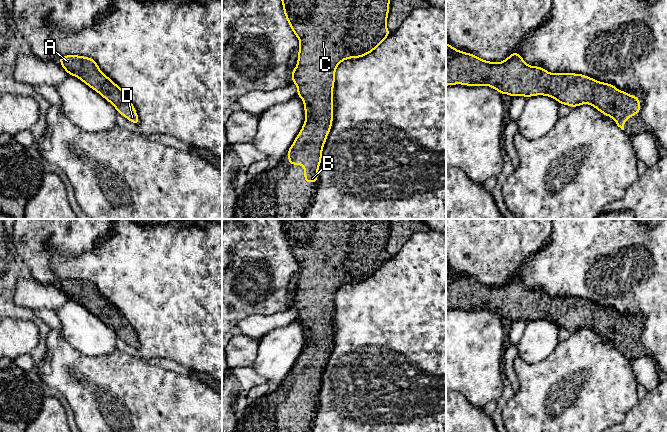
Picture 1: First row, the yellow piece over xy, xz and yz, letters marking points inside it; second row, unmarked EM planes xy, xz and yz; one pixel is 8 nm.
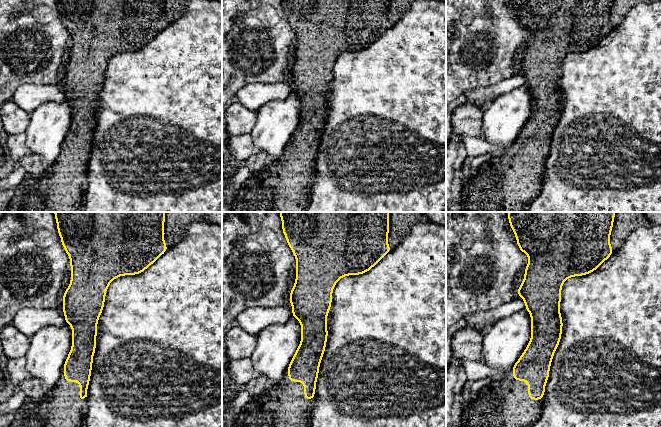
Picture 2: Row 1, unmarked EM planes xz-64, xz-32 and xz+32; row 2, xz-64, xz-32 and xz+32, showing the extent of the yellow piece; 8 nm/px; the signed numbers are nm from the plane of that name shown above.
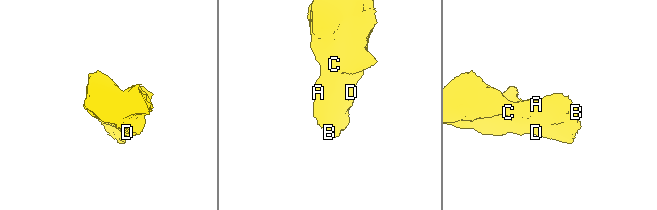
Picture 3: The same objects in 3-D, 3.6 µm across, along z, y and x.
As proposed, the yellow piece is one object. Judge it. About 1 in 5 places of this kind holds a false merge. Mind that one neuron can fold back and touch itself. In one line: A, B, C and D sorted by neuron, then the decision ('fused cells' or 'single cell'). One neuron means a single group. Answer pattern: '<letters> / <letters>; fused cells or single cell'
A B C D; single cell

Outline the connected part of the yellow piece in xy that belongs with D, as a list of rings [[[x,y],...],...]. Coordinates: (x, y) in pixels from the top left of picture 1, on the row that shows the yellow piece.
[[[64,55],[58,60],[68,75],[77,77],[110,102],[117,113],[139,125],[140,119],[130,98],[120,86],[102,73],[94,59],[80,55]]]

